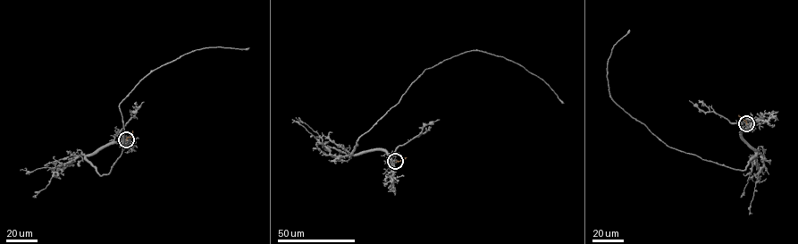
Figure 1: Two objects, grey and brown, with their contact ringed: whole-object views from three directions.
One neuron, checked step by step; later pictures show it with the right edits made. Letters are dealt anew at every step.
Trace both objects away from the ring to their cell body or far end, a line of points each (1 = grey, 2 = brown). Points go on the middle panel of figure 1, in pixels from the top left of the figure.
1: (395, 161), (381, 149), (351, 154), (359, 138), (426, 69), (467, 51), (520, 64), (563, 103)
2: (395, 161), (407, 157)

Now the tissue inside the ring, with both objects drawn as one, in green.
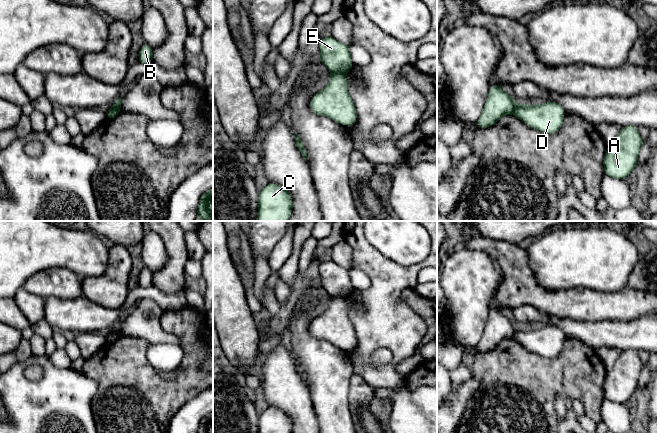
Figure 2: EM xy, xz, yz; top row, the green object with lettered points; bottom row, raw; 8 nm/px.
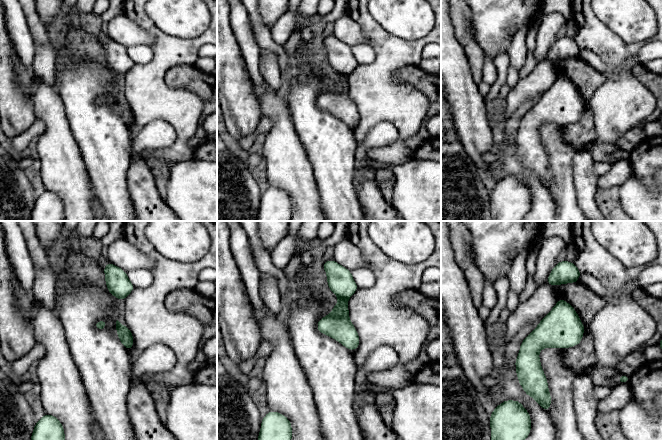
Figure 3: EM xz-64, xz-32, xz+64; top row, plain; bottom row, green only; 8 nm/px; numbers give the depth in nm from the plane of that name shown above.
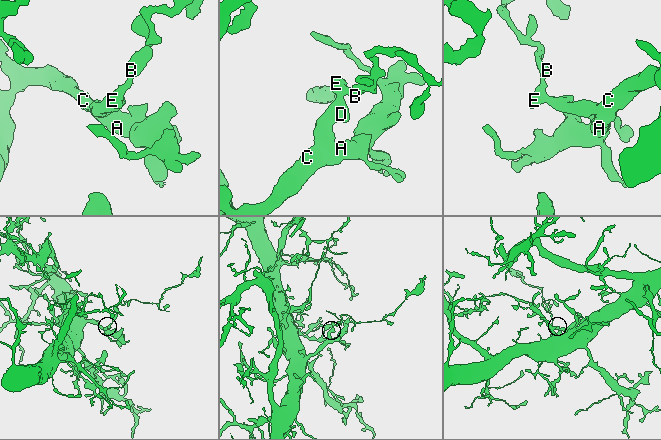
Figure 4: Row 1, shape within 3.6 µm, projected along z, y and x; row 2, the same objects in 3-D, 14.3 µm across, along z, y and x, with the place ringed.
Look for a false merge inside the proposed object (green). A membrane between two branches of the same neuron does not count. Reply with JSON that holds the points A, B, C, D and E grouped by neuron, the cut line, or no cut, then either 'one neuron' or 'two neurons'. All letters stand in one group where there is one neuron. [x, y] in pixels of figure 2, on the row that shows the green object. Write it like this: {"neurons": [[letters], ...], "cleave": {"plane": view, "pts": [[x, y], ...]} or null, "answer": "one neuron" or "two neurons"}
{"neurons": [["A", "C", "D"], ["B", "E"]], "cleave": {"plane": "xz", "pts": [[331, 72], [344, 74]]}, "answer": "two neurons"}

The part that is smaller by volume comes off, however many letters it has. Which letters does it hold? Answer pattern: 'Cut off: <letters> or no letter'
Cut off: B, E

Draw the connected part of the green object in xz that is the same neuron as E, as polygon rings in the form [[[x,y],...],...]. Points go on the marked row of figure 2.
[[[322,37],[319,42],[318,59],[331,73],[347,74],[353,68],[350,46],[334,37]]]

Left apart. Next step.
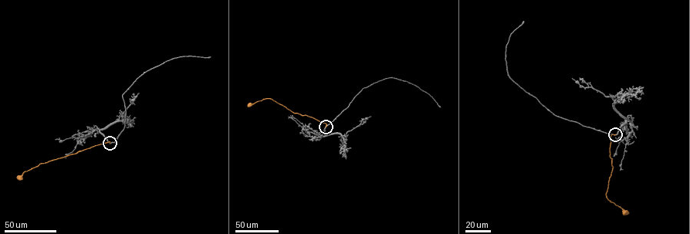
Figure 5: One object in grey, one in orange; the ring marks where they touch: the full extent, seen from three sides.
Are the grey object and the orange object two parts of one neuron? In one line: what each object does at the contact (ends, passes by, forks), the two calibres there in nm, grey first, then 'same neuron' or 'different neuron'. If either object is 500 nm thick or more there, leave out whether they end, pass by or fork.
grey passes by; orange ends there; 440 nm thick on the grey side, 280 nm on the other; same neuron

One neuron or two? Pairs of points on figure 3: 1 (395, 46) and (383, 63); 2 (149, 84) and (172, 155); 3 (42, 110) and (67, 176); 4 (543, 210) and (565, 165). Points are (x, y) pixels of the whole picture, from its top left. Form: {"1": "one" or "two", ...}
{"1": "one", "2": "one", "3": "one", "4": "two"}

